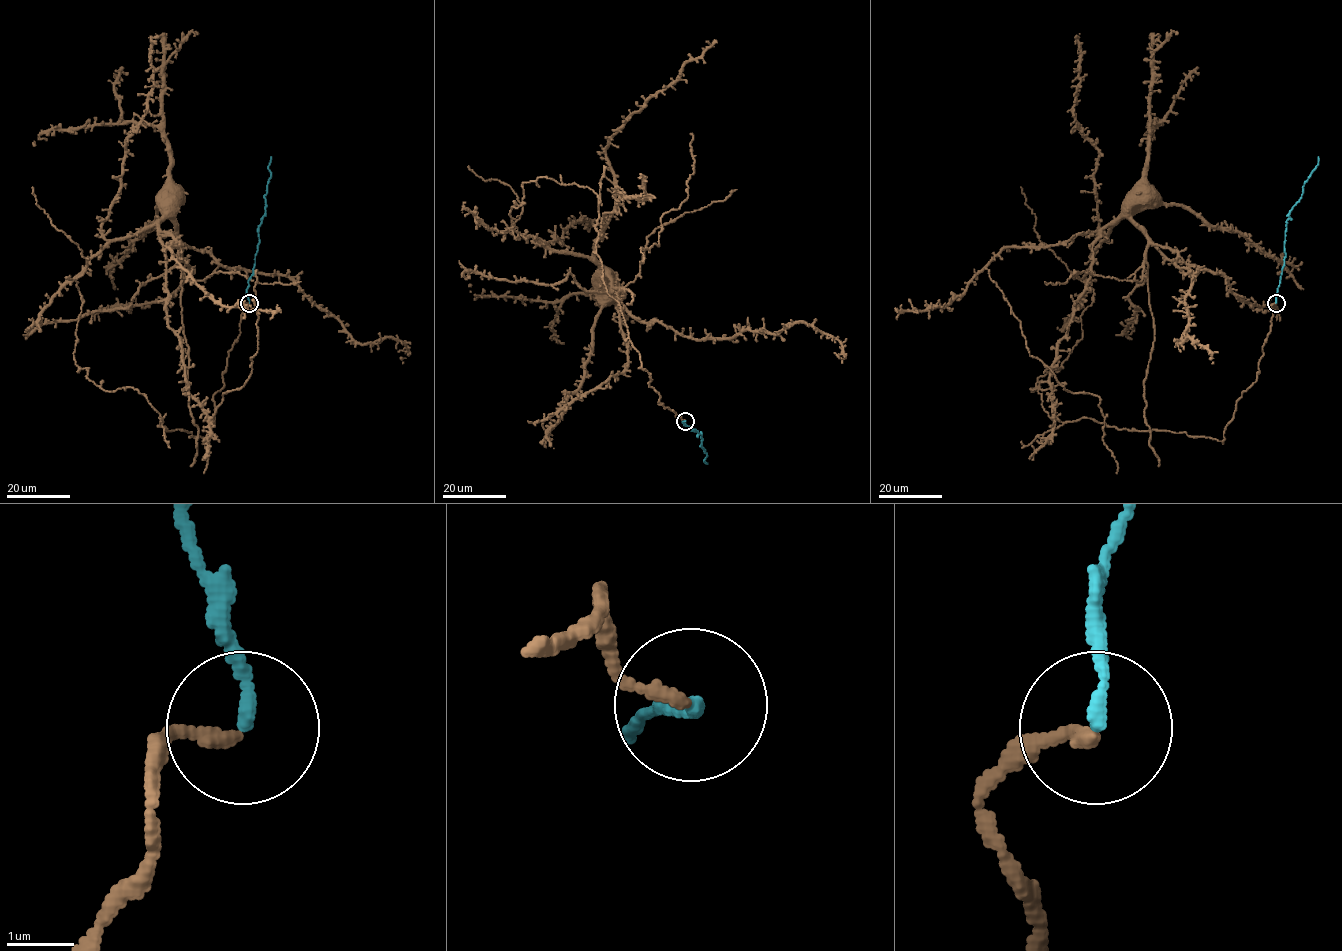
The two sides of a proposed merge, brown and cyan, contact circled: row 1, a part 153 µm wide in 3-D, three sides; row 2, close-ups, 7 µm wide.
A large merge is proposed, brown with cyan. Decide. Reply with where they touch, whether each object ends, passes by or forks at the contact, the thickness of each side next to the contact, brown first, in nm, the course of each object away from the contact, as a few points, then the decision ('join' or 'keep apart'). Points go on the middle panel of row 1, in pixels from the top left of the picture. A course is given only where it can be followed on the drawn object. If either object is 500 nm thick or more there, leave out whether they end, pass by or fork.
place (685, 421); brown ends; cyan ends; calibres 200 and 190 nm; course brown (685, 420), (658, 402), (607, 293), (598, 197), (523, 184), (515, 238), (512, 225), (589, 257), (597, 284); course cyan (685, 420), (684, 425), (701, 435), (700, 446), (707, 454), (704, 461), (707, 463); join

